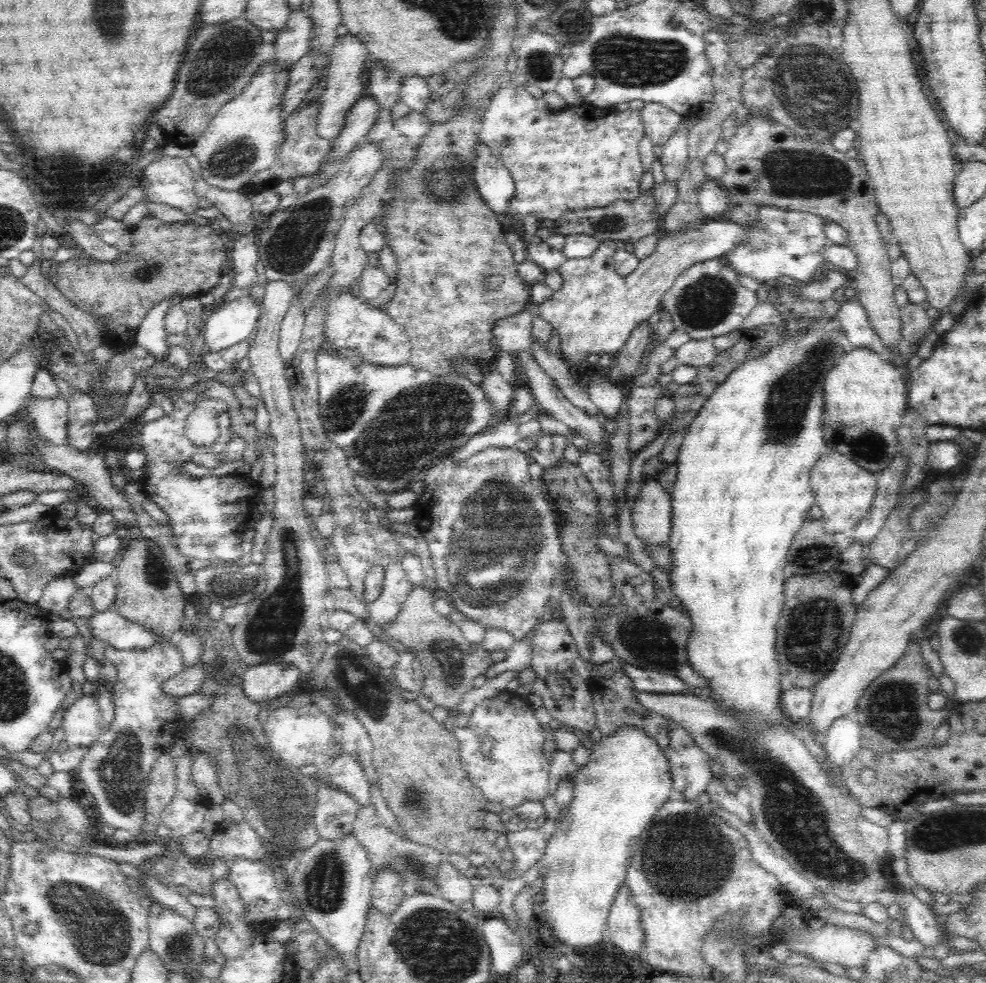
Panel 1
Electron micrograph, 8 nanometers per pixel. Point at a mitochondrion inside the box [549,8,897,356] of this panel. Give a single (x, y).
(816, 92)

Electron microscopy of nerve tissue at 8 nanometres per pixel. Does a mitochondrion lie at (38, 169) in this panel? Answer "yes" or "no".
no

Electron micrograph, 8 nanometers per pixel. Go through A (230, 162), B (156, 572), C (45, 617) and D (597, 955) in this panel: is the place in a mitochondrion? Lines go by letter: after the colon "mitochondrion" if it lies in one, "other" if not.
A: mitochondrion
B: mitochondrion
C: other
D: other

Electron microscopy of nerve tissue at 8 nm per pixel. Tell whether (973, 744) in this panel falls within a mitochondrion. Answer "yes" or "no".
no

